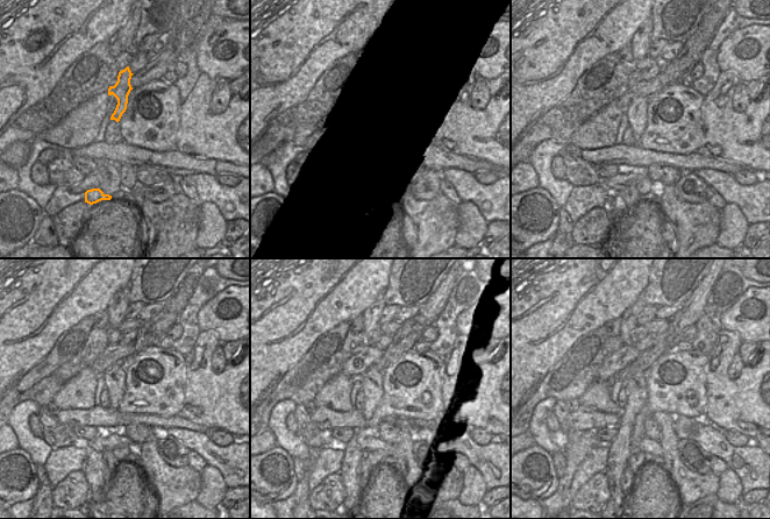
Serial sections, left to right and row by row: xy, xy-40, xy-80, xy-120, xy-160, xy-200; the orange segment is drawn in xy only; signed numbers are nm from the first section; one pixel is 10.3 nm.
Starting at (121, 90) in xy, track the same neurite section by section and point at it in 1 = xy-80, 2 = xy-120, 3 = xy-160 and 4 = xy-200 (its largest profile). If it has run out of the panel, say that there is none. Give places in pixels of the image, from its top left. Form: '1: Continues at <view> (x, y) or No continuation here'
1: Continues at xy-80 (636, 112)
2: Continues at xy-120 (114, 376)
3: Continues at xy-160 (372, 378)
4: Continues at xy-200 (636, 393).

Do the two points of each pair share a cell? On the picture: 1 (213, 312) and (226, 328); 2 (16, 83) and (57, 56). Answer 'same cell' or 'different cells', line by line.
1: same cell
2: same cell

